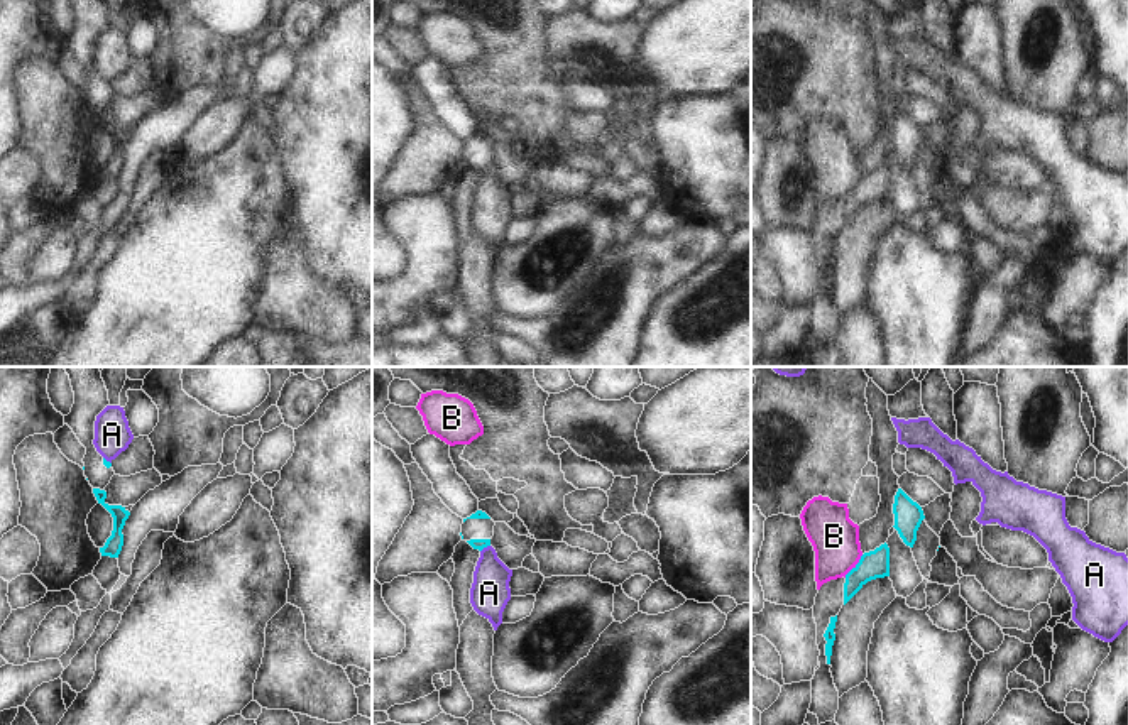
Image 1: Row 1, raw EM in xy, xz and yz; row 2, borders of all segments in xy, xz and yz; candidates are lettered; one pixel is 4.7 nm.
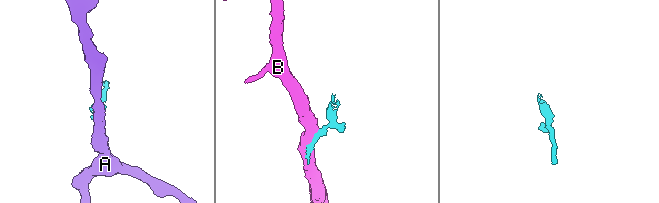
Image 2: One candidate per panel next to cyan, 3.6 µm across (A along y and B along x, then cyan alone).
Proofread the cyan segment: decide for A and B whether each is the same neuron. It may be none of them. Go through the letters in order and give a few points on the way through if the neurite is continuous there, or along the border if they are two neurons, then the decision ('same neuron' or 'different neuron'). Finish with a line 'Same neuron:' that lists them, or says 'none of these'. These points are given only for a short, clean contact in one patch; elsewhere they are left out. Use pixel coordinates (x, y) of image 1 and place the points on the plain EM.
A: border along xz (489, 166), (481, 173); different neuron
B: different neuron
Same neuron: none of these

